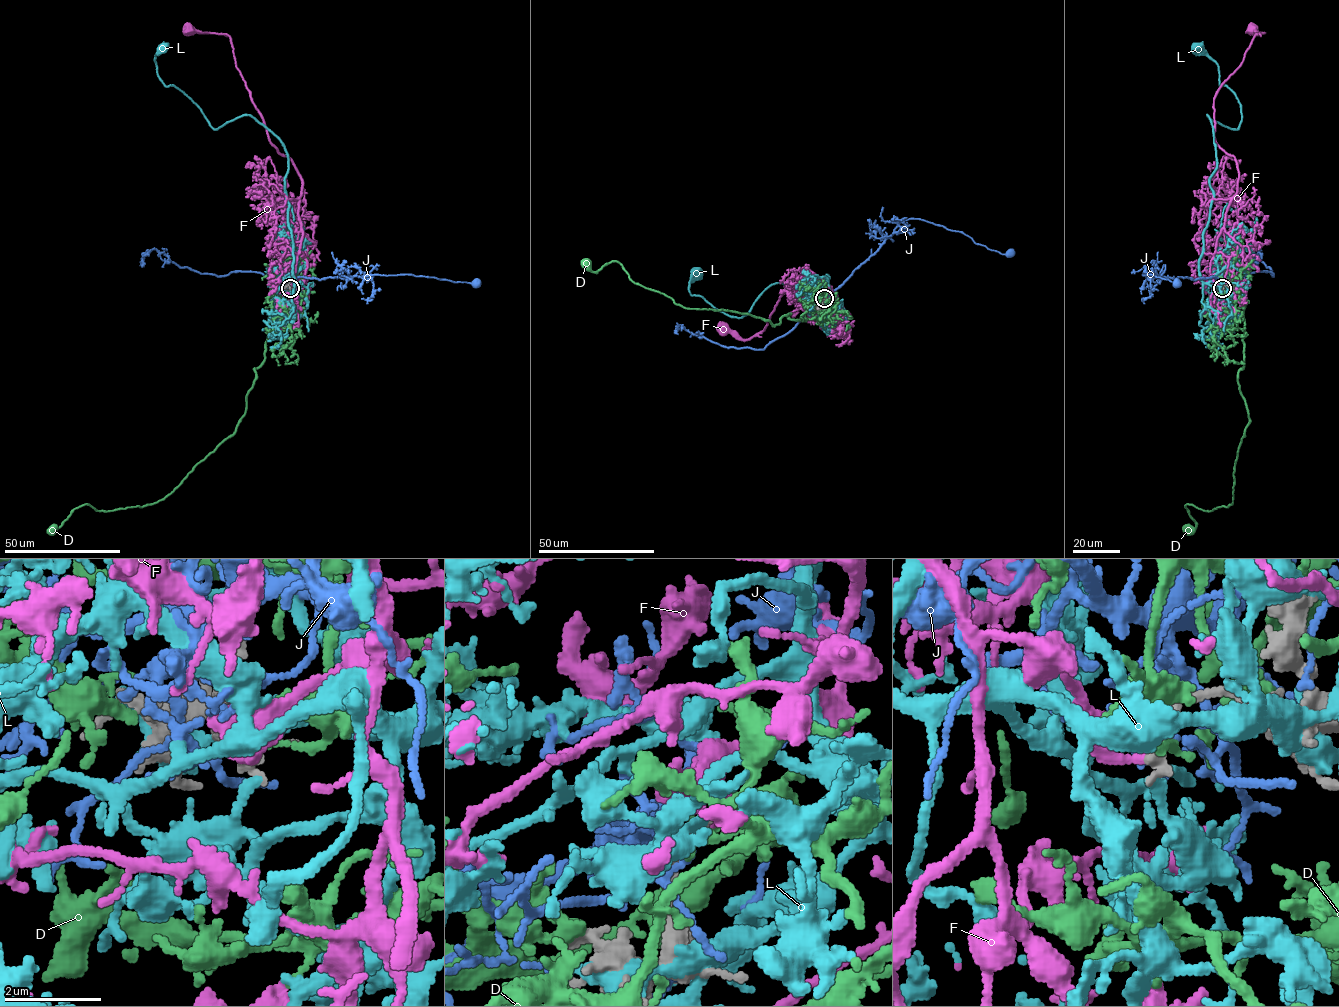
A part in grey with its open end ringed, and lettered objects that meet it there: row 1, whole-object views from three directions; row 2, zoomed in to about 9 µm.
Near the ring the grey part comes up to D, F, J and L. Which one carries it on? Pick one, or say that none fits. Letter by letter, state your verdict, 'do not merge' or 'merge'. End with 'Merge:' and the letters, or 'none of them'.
D: do not merge
F: merge
J: do not merge
L: do not merge
Merge: F

